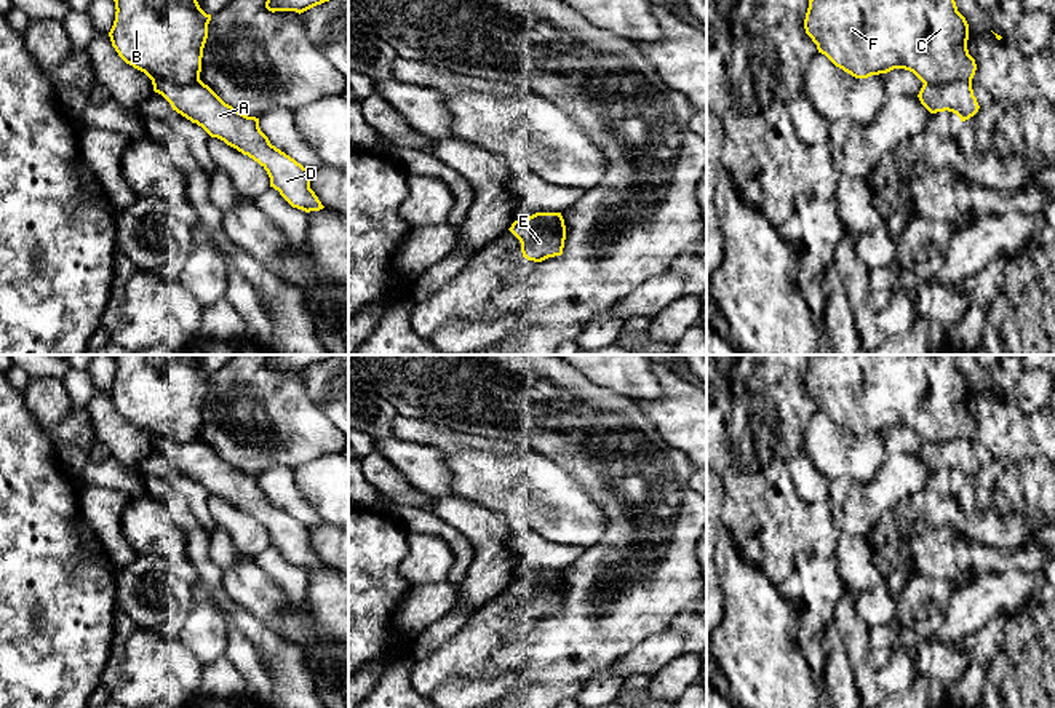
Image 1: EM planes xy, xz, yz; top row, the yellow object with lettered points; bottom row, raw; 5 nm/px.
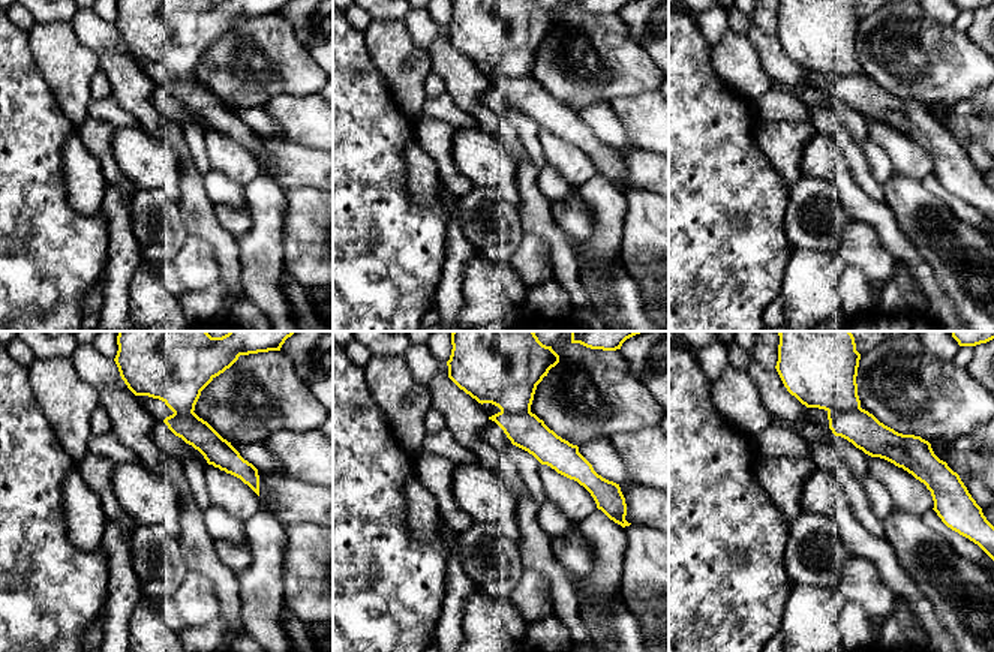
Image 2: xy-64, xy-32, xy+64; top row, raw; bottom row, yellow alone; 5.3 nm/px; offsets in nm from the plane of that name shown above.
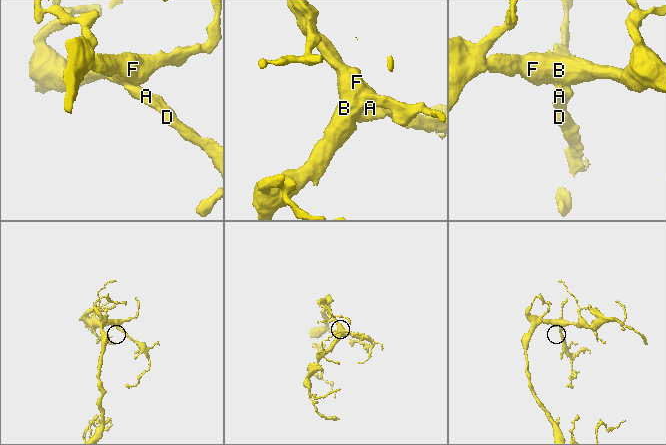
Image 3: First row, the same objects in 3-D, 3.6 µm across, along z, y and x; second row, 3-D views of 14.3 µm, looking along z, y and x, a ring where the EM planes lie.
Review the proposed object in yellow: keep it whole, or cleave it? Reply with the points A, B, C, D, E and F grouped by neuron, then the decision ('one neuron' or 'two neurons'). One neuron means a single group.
A D E / B C F; two neurons

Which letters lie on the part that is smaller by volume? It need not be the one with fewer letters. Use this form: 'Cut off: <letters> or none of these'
Cut off: A, D, E

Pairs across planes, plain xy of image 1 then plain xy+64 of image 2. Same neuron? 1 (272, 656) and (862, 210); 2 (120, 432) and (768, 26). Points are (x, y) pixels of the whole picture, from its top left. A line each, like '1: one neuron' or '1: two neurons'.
1: one neuron
2: two neurons

